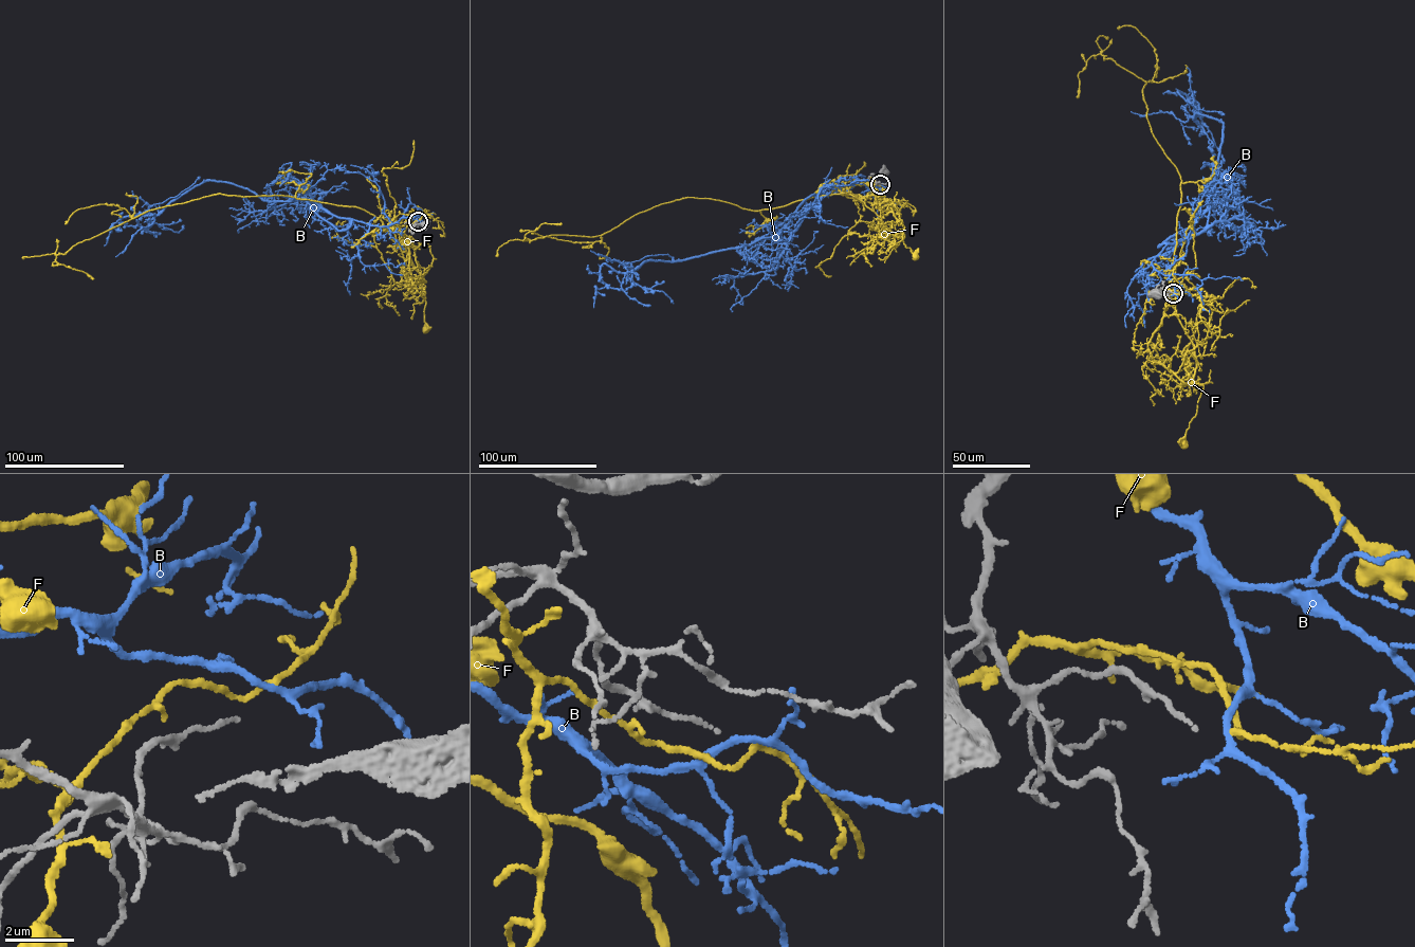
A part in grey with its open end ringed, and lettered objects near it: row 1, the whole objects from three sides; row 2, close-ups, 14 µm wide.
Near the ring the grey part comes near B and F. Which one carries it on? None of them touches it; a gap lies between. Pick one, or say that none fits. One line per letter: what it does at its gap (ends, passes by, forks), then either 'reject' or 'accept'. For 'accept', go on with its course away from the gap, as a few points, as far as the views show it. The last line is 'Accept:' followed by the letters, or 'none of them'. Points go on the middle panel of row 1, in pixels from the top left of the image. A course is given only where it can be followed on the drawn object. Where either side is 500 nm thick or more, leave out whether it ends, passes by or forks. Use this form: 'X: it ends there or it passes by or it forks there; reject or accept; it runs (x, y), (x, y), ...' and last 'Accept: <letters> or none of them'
B: it passes by; accept; it runs (880, 185), (839, 180), (793, 231), (747, 244), (647, 260), (627, 272), (602, 263), (606, 285), (650, 305)
F: it passes by; reject
Accept: B

